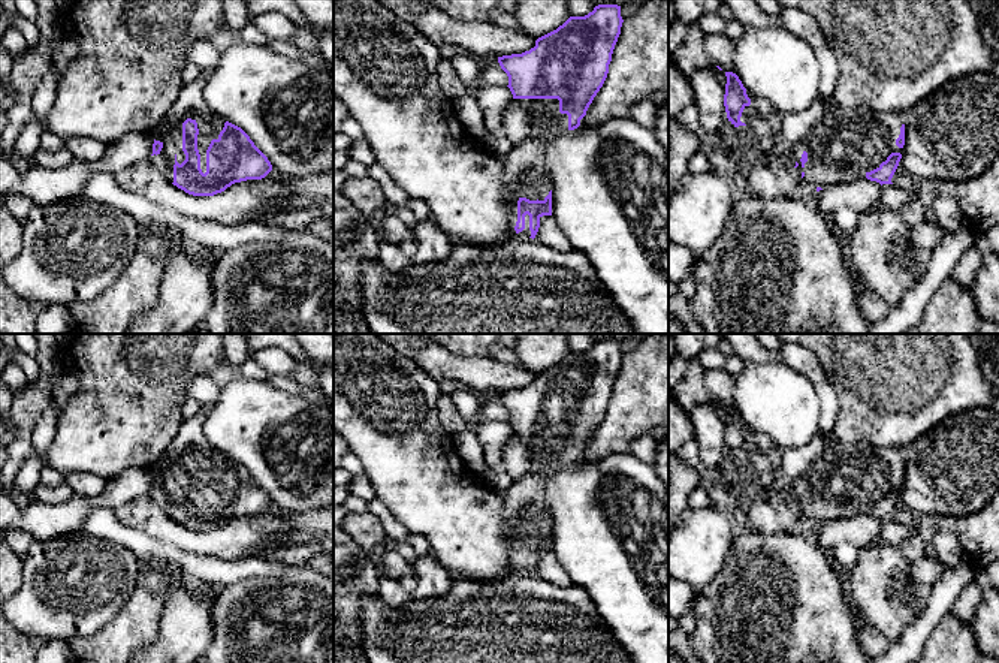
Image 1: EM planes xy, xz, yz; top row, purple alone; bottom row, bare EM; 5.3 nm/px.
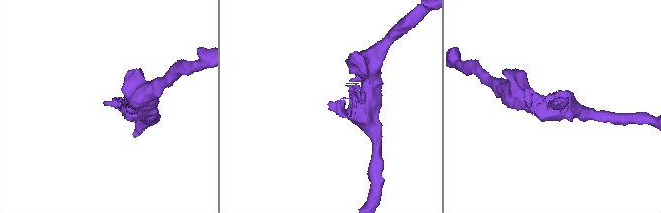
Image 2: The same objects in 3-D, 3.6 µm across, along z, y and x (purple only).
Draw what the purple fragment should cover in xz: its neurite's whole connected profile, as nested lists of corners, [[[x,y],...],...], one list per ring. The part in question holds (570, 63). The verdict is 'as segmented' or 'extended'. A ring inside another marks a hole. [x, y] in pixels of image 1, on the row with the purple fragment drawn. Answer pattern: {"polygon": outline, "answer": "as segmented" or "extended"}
{"polygon": [[[598,4],[585,16],[570,16],[556,30],[538,37],[535,46],[522,54],[498,57],[501,69],[508,76],[508,88],[520,106],[528,112],[529,118],[538,126],[550,126],[562,130],[574,130],[580,126],[580,120],[586,115],[589,105],[603,87],[612,54],[622,27],[621,6]]], "answer": "extended"}

